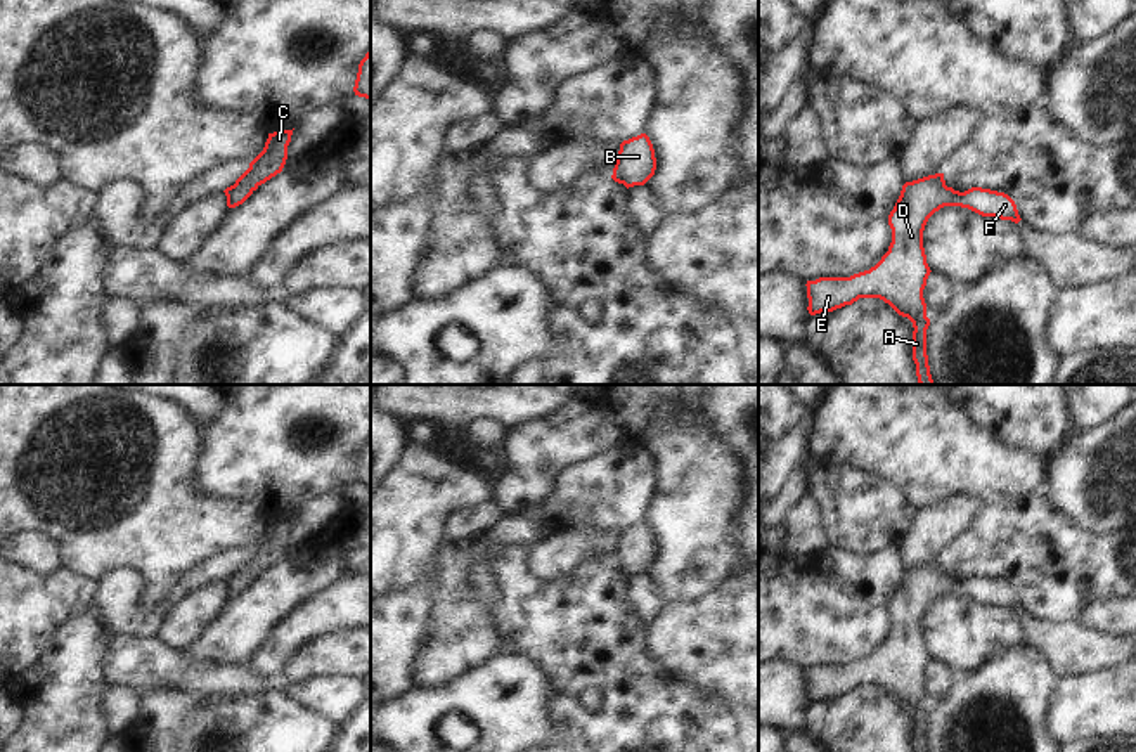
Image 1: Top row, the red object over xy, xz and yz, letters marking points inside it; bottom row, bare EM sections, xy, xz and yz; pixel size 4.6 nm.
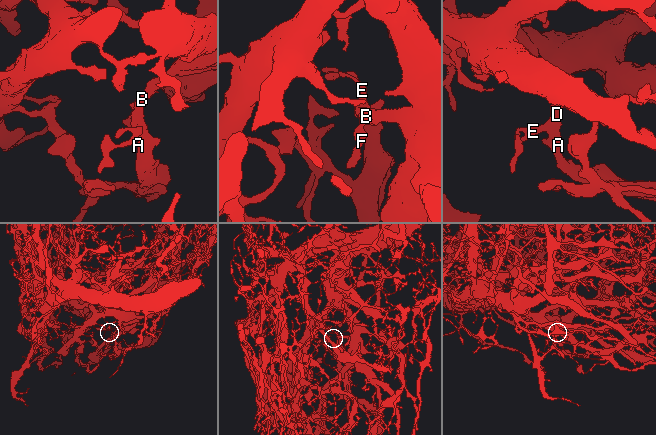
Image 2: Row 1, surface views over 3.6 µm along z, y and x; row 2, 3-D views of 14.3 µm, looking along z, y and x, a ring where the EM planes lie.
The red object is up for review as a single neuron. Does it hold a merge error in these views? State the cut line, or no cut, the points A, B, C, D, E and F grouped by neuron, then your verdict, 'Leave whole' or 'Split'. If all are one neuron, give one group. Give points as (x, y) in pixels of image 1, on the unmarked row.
No split. Groups: A B C D E F. Leave whole.

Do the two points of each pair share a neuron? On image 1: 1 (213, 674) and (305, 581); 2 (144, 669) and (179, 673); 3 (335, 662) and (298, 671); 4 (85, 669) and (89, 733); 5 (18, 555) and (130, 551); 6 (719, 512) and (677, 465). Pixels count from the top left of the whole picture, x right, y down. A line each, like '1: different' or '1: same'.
1: different
2: same
3: same
4: same
5: different
6: same

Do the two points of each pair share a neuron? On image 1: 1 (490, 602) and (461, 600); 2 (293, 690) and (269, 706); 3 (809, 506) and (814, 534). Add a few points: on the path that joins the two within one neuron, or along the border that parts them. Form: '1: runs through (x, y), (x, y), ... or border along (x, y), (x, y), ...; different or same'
1: border along (471, 562), (468, 588), (485, 609), (497, 638); different
2: border along (274, 688), (319, 716); different
3: runs through (809, 513), (809, 527); same

